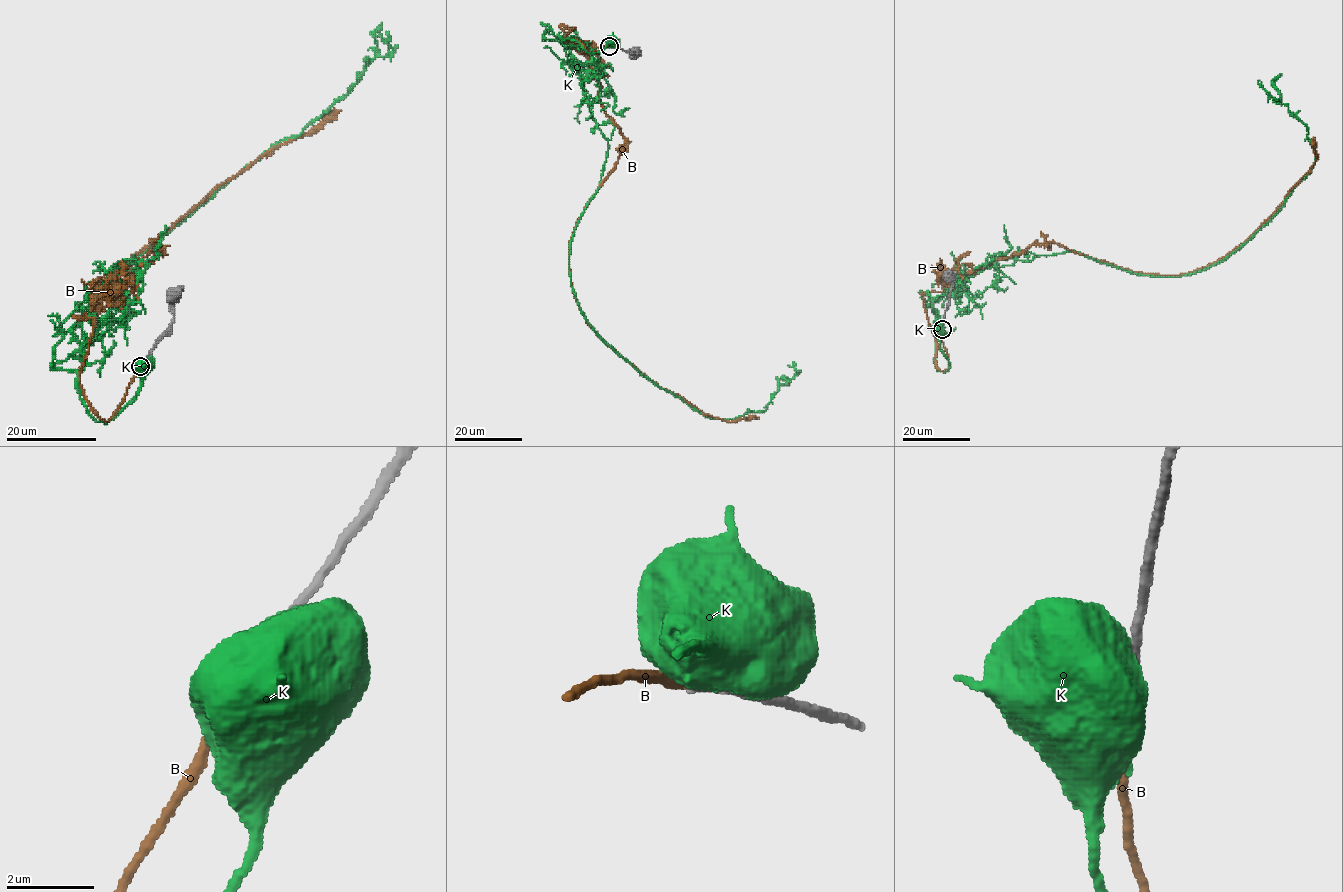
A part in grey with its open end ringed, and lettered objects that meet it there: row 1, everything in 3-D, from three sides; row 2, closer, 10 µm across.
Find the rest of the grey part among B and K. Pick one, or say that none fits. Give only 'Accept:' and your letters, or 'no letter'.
Accept: no letter

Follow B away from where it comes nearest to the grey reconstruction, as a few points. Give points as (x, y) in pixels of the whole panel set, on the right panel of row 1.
B: (943, 329), (940, 370), (922, 293), (1033, 244), (1143, 274), (1219, 260), (1309, 171), (1313, 138)

